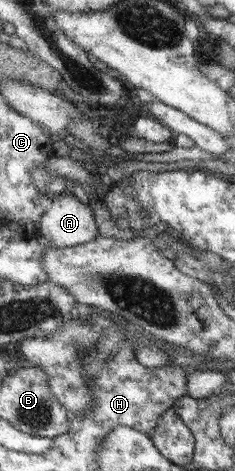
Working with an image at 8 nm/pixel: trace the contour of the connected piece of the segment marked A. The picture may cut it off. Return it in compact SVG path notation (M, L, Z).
M70 191L58 195L53 199L52 204L45 215L41 218L39 233L46 235L55 247L75 247L79 244L87 243L99 236L97 225L95 225L95 215L91 207L85 205L76 195Z

